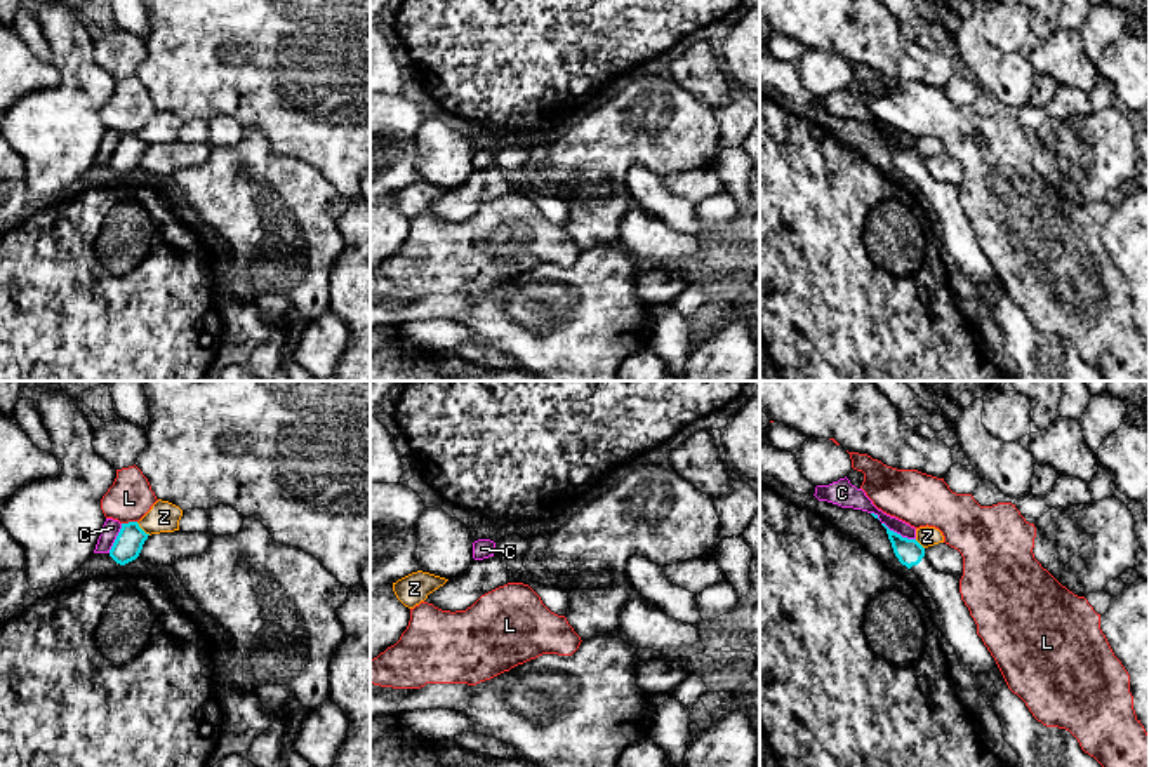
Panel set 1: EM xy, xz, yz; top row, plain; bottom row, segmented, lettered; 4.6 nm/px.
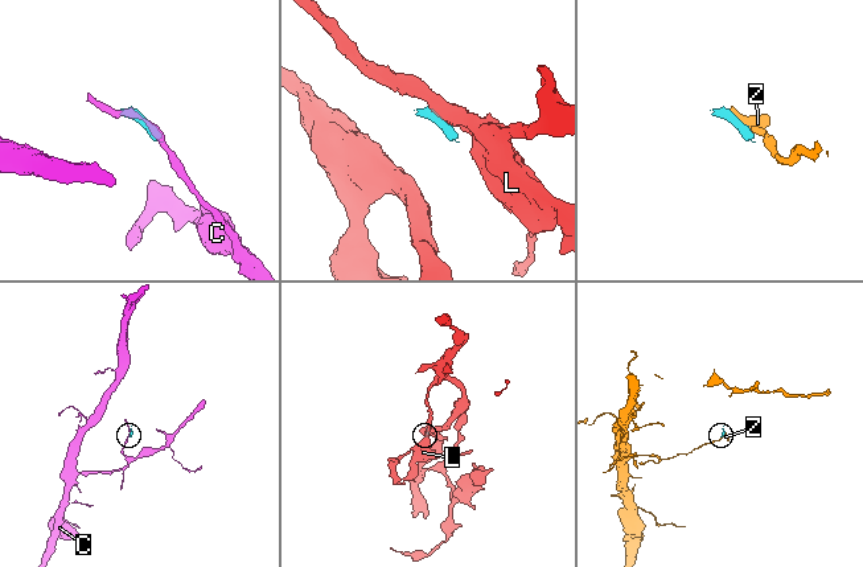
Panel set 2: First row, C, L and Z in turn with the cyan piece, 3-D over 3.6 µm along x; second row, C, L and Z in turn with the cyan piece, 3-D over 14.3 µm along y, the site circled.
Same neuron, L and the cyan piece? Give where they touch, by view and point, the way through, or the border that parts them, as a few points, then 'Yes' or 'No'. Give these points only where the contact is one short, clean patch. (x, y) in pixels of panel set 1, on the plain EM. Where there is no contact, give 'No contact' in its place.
Touches cyan at xy (129, 133). Boundary: xy (136, 131), (122, 134). No

